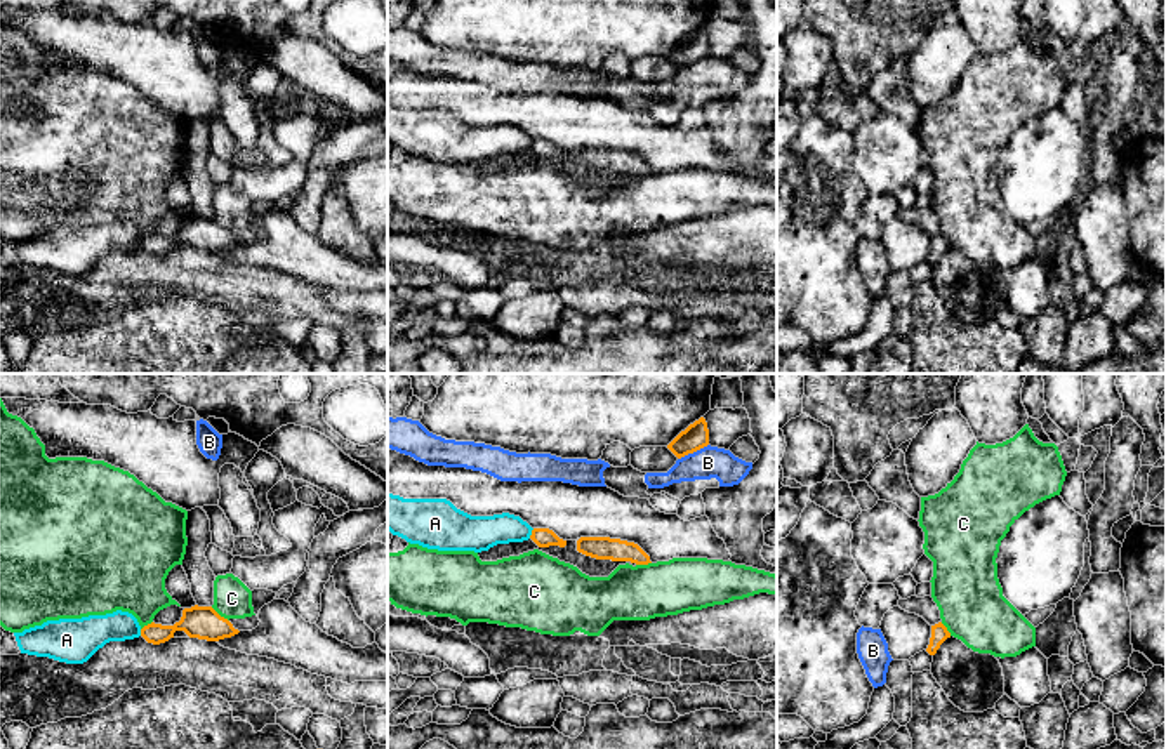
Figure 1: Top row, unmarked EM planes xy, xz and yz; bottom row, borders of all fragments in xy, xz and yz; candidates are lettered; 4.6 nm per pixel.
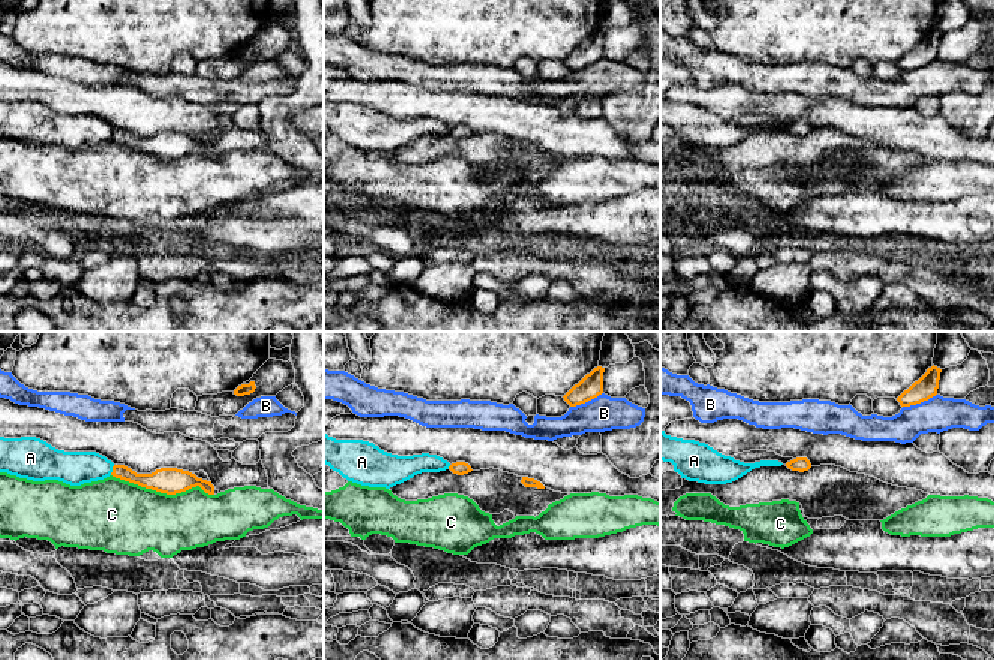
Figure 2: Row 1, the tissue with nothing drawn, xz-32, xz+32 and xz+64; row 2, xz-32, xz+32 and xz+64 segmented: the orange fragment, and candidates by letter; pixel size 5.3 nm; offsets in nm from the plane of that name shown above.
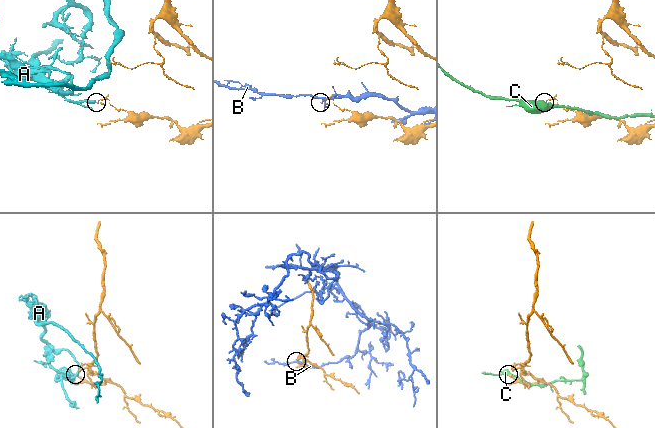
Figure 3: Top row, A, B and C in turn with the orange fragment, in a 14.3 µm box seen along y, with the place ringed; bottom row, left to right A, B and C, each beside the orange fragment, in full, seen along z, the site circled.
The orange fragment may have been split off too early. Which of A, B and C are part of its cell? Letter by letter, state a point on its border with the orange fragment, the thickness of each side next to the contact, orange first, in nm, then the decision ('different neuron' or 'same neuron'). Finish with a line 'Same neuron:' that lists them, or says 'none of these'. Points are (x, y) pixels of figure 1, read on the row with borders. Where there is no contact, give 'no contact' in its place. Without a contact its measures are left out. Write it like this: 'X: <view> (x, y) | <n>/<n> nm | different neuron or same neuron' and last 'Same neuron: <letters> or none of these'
A: xz (532, 534) | 90/160 nm | different neuron
B: xz (692, 452) | 120/150 nm | different neuron
C: xy (218, 614) | 160/180 nm | different neuron
Same neuron: none of these

